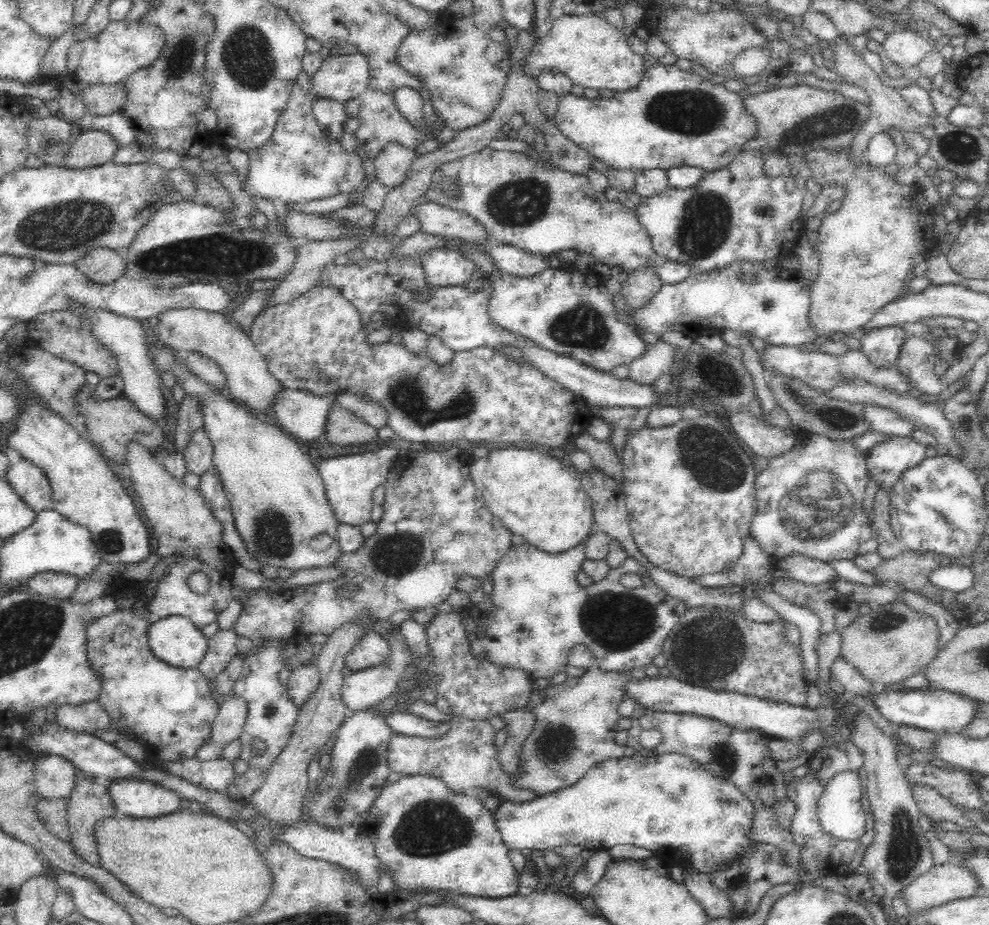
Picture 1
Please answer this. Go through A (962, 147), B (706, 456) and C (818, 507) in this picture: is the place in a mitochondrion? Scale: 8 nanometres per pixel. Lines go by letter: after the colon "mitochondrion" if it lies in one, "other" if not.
A: mitochondrion
B: mitochondrion
C: mitochondrion

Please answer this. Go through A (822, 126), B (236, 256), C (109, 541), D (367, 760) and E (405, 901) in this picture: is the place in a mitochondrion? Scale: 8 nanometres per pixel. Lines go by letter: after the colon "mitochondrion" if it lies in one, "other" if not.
A: mitochondrion
B: mitochondrion
C: mitochondrion
D: mitochondrion
E: other

